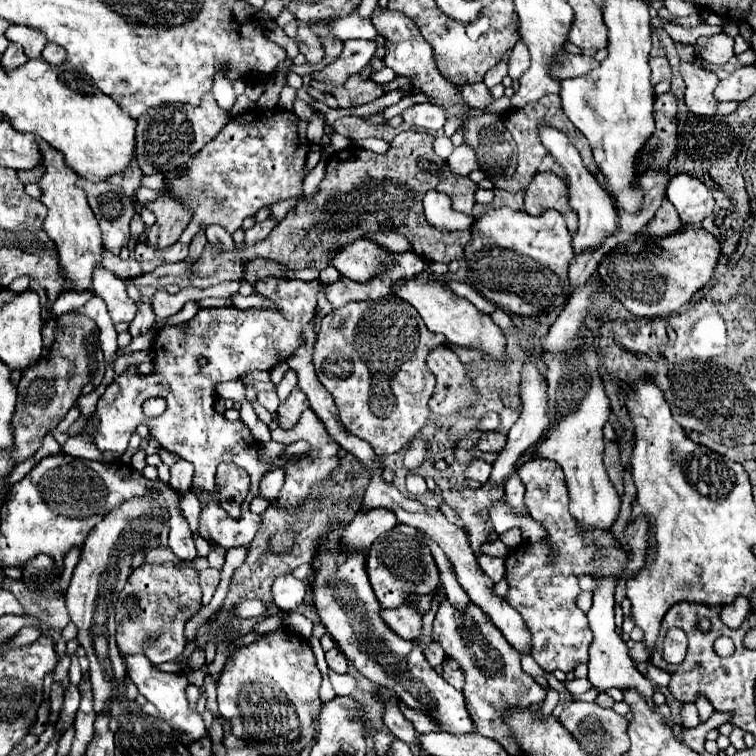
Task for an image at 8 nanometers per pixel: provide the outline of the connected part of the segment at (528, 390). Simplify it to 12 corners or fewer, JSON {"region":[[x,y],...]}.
{"region":[[531,359],[523,363],[521,411],[493,463],[495,483],[543,435],[547,383]]}

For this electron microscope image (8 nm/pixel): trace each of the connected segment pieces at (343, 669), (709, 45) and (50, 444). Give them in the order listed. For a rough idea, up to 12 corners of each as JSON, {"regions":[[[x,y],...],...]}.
{"regions":[[[341,649],[327,651],[327,665],[337,673],[347,673],[347,659]],[[699,37],[695,55],[725,65],[733,55],[733,37]],[[51,432],[45,435],[34,455],[38,464],[48,455],[62,451]]]}

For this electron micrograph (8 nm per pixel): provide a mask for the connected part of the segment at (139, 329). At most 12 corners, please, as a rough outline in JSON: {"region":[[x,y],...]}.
{"region":[[141,287],[133,337],[147,333],[155,321],[151,305],[155,289]]}

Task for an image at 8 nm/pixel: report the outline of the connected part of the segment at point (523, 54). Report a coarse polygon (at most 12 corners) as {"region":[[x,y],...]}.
{"region":[[523,41],[513,47],[507,65],[509,77],[519,75],[529,67],[529,51]]}

